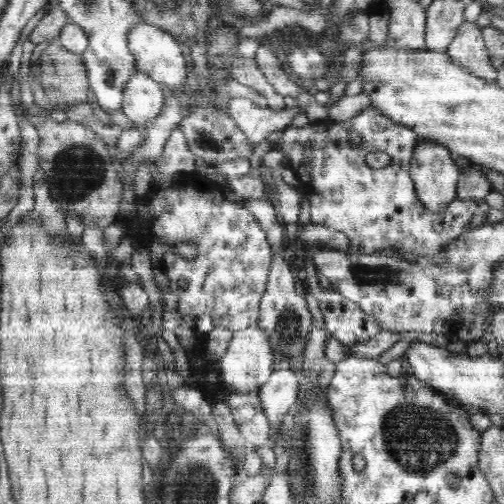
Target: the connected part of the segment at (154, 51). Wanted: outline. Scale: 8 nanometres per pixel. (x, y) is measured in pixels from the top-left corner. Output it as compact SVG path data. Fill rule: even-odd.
M142 22L130 30L128 45L140 71L146 73L160 85L168 86L170 90L180 90L186 80L186 62L184 62L180 46L178 46L180 41L174 42L174 39L168 31Z

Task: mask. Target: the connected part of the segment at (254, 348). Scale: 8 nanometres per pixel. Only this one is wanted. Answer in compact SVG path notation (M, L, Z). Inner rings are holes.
M258 322L254 327L245 330L236 330L233 333L230 345L222 358L220 358L220 380L227 391L234 393L252 392L262 388L273 372L274 353L268 344L268 335L258 327Z

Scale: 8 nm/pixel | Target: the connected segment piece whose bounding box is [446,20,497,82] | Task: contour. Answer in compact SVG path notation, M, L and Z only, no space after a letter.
M464 20L448 46L447 55L456 66L467 68L474 76L486 82L497 80L496 68L490 63L481 29L475 22Z

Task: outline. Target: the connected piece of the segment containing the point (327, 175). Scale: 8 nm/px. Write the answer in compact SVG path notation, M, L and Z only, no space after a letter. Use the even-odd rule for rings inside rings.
M369 107L368 109L360 111L356 116L353 116L351 120L344 120L344 122L334 122L334 120L327 118L320 113L314 120L314 124L308 124L301 128L287 127L283 131L283 137L280 142L277 145L274 145L274 149L284 154L286 158L289 158L288 167L290 167L295 173L295 176L301 184L301 191L305 193L308 202L310 203L311 222L327 226L332 230L346 235L348 246L350 246L349 252L353 250L354 253L372 254L379 250L384 250L385 248L396 248L396 250L410 250L410 252L418 254L418 256L422 256L422 258L432 258L432 256L438 255L434 254L434 252L440 252L441 254L444 250L448 251L450 246L458 240L458 234L468 234L468 230L471 229L468 228L468 222L470 222L472 214L478 210L478 206L476 206L476 202L460 202L460 200L452 200L450 204L444 206L443 209L428 209L421 203L421 200L417 200L415 184L411 179L410 174L411 153L414 152L414 146L417 140L418 137L411 128L408 128L406 125L396 124L393 120L390 120L389 116L386 116L385 113ZM350 136L358 136L358 140L362 140L361 144L354 144L354 140L350 140ZM370 152L386 152L391 158L390 164L384 168L380 168L380 170L374 170L374 168L371 168L366 163L366 154L370 154Z

